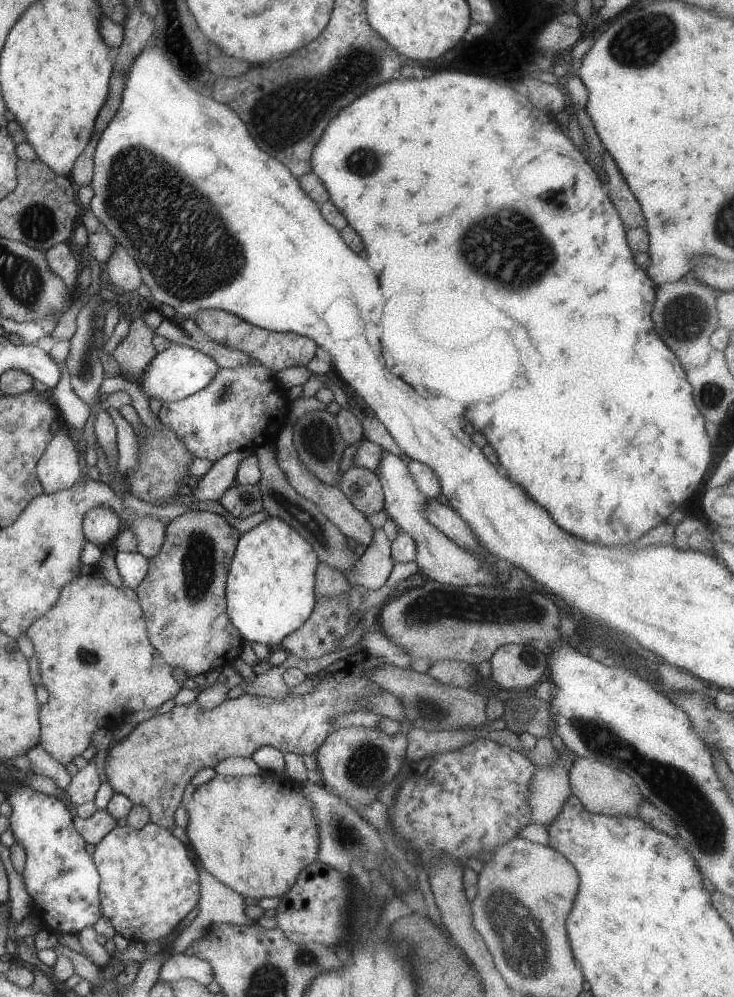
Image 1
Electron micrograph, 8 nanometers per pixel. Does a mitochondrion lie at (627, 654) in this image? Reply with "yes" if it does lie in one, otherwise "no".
no

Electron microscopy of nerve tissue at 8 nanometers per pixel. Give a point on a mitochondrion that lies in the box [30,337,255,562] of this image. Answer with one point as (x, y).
(228, 392)

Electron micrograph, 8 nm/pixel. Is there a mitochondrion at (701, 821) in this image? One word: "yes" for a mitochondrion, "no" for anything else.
yes

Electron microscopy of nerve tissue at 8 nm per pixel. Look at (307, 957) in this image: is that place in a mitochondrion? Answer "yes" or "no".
yes

